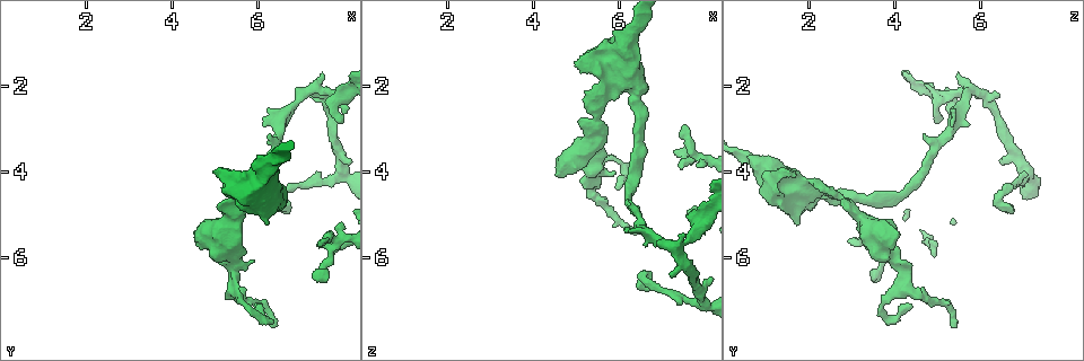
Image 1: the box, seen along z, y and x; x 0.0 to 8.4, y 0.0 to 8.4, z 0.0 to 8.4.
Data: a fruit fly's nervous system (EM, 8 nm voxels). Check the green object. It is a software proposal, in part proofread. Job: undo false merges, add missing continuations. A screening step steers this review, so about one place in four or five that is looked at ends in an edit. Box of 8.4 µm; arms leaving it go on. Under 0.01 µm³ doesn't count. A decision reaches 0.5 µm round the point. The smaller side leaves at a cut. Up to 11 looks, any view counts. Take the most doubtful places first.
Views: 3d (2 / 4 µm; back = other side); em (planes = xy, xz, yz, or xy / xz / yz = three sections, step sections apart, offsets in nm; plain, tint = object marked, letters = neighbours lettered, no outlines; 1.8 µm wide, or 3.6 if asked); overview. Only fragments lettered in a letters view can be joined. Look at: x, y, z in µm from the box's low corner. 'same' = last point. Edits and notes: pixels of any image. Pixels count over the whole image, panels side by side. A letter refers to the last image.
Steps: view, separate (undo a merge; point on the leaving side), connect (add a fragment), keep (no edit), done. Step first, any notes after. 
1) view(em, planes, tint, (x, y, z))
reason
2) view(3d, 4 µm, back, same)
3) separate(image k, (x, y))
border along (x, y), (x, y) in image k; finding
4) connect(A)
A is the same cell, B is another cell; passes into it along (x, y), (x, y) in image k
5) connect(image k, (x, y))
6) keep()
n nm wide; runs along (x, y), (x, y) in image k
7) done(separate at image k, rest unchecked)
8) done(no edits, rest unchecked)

view(3d, 4 µm, back, (7.30, 2.10, 5.80))
branch point

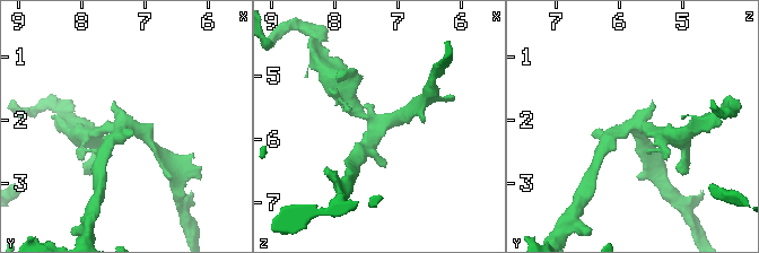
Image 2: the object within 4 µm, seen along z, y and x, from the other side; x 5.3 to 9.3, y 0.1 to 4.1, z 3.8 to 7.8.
view(em, planes, plain, (7.30, 2.10, 5.80))
need the tissue

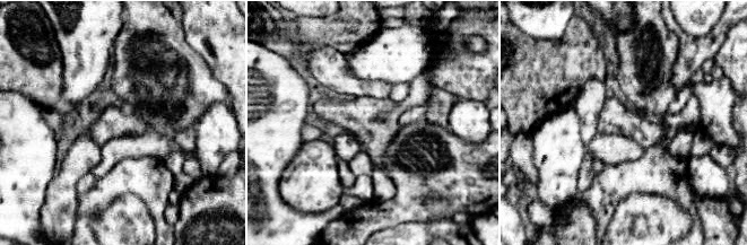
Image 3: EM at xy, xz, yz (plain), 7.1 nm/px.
view(em, planes, letters, same)

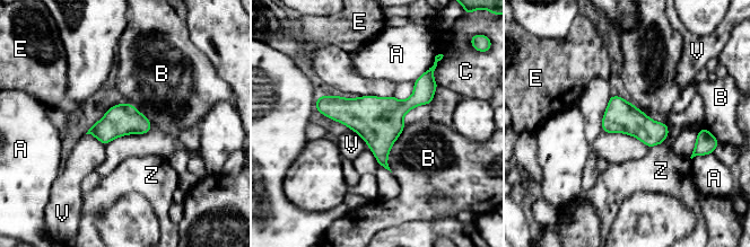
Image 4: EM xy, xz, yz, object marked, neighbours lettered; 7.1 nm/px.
keep()
A, B, C, E, V and Z are other cells; border along (406, 125), (389, 152), (391, 171) in image 4; continuous, no second neuron

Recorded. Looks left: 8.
view(em, planes, letters, (7.25, 6.45, 3.50))
branch stops here

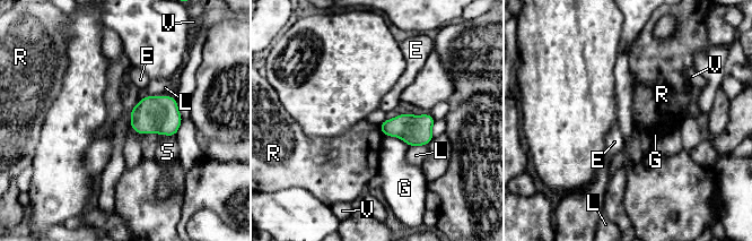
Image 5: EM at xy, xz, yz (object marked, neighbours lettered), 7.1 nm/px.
keep()
E, G, L, R, S and V are other cells; border along (378, 126), (383, 135) in image 5; none of them fits

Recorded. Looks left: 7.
view(em, planes, letters, (4.95, 3.95, 1.50))
branch stops here

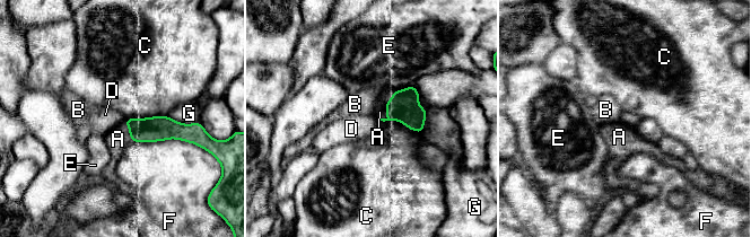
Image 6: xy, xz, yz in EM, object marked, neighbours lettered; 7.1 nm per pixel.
connect(A)
A is the same cell, B, C, D, E, F and G are other cells; it goes on there

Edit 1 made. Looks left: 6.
view(3d, 4 µm, back, (6.45, 4.55, 2.60))
calibre changes

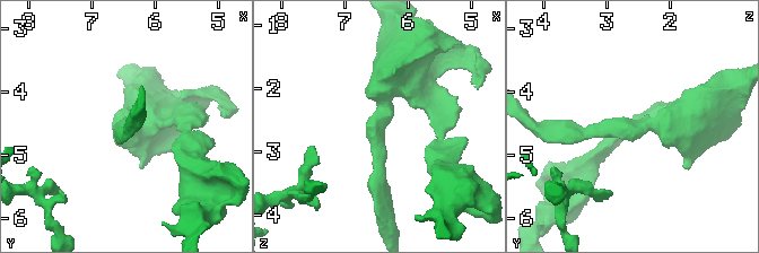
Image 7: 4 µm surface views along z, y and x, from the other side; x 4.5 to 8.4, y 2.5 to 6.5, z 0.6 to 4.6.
view(em, yz, step 16, letters, (6.45, 4.60, 2.60))
arms of 190, 600 nm

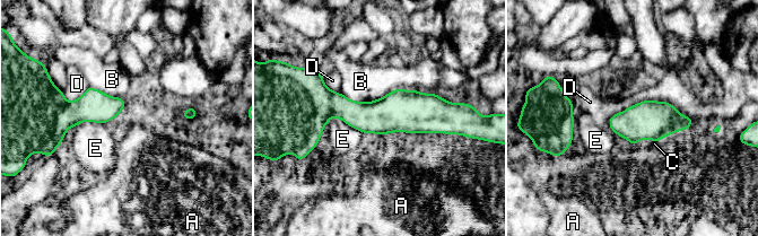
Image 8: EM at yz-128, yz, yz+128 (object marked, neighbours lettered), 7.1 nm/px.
view(em, planes, letters, same)
cut it another way

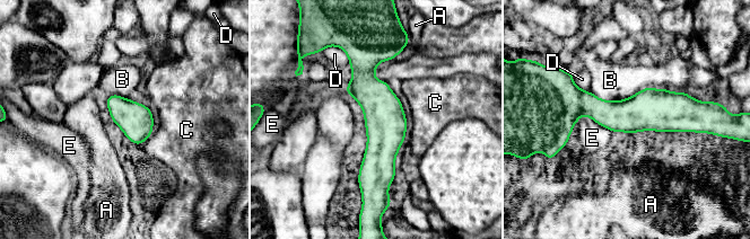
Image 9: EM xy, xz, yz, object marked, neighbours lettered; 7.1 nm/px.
keep()
240 nm wide; A, B, C, D and E are other cells; border along (592, 91), (686, 93) in image 9; all the same neuron

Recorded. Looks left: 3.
done(connect at image 6, rest unchecked)

